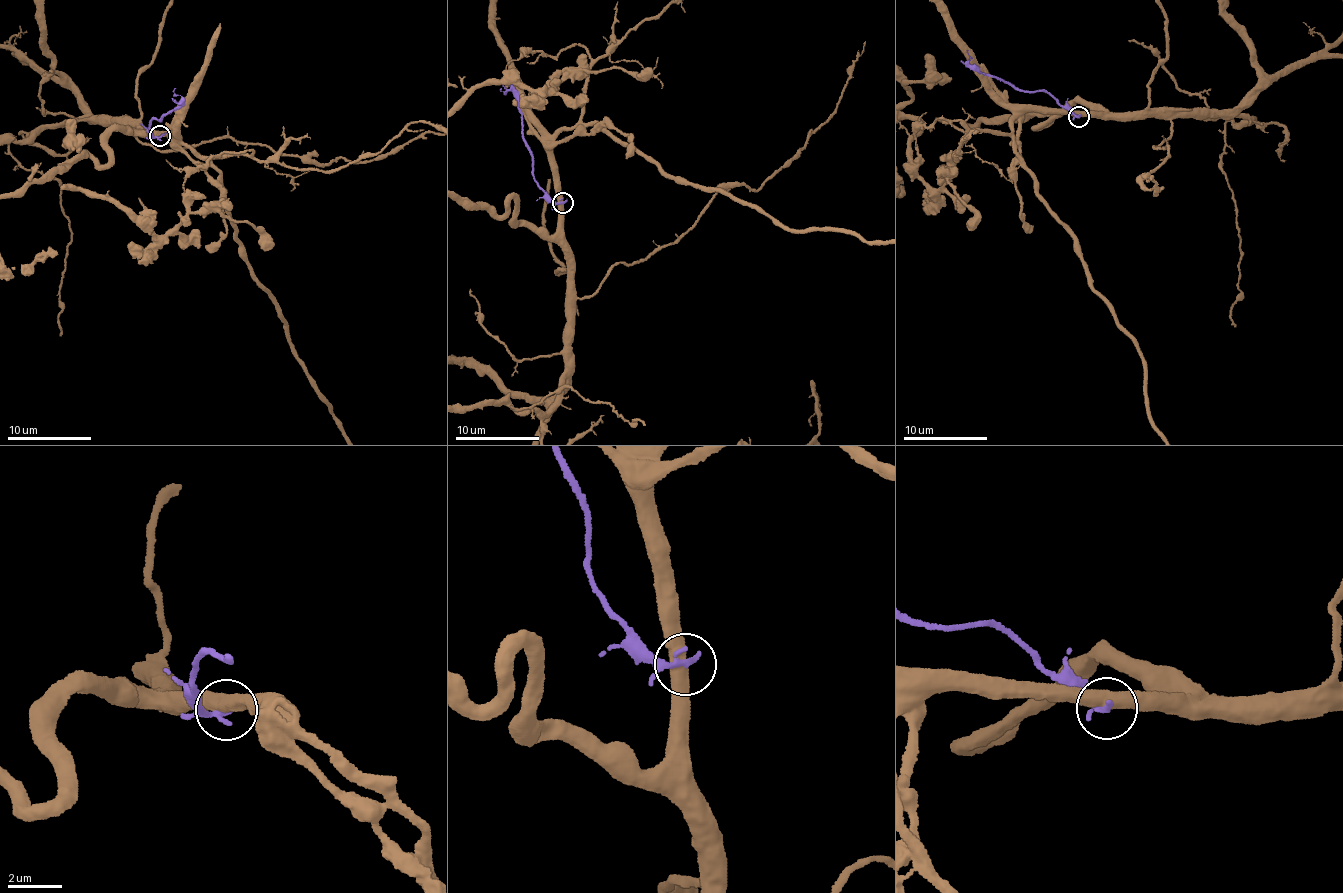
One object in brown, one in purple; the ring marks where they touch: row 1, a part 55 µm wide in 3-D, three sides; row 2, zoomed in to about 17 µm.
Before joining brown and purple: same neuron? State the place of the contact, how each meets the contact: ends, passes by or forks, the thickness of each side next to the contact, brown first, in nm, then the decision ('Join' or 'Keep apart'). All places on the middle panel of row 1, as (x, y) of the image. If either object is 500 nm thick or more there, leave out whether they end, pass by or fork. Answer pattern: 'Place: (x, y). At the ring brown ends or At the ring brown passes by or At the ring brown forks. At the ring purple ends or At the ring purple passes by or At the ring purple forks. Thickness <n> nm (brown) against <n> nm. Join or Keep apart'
Place: (562, 203). Thickness 500 nm (brown) against 280 nm. Keep apart

